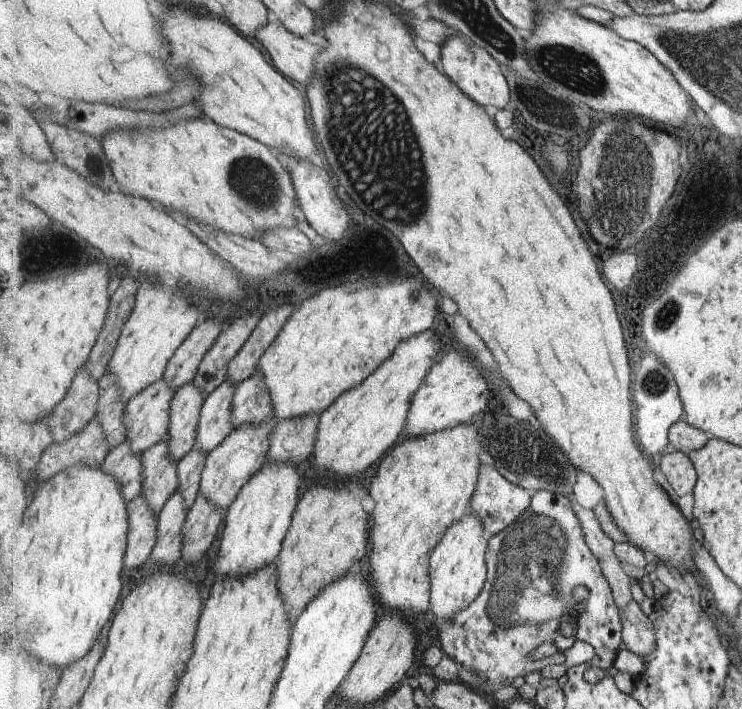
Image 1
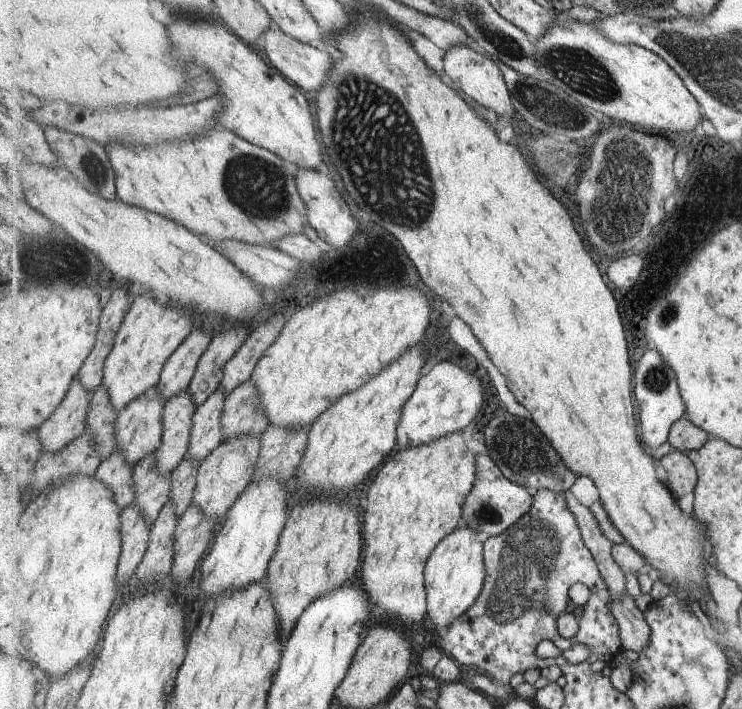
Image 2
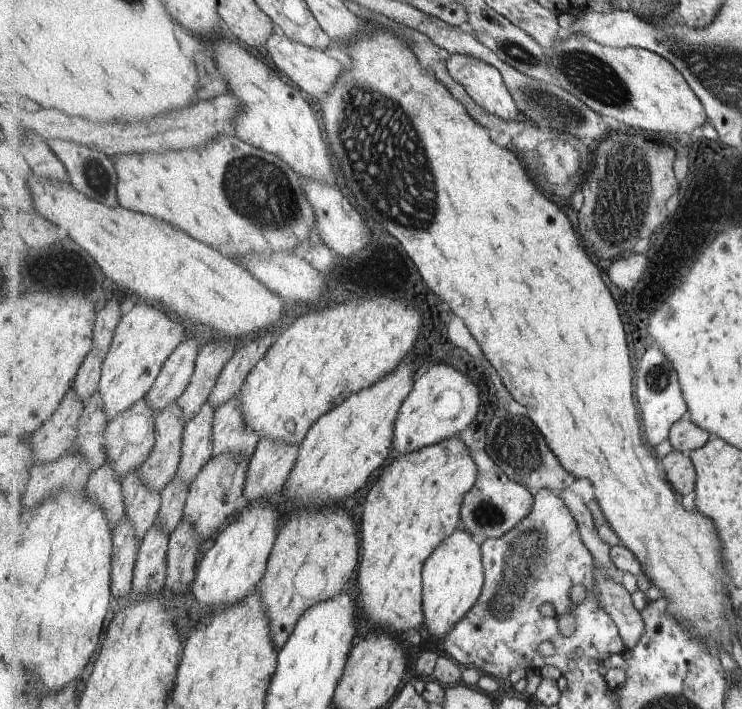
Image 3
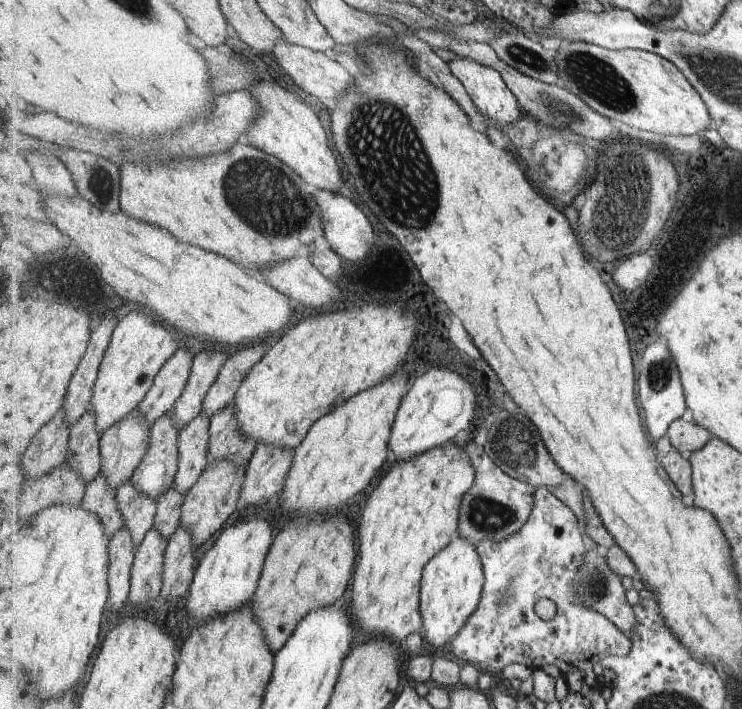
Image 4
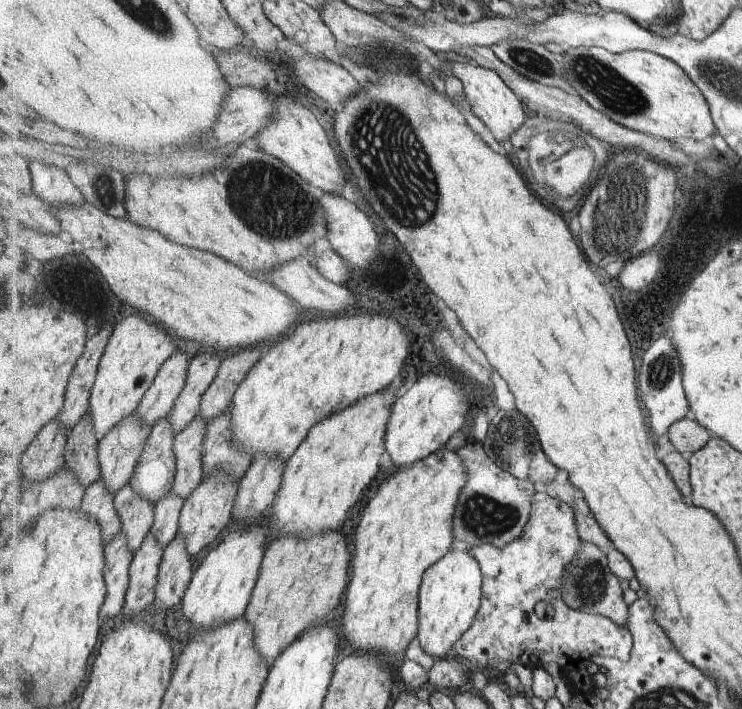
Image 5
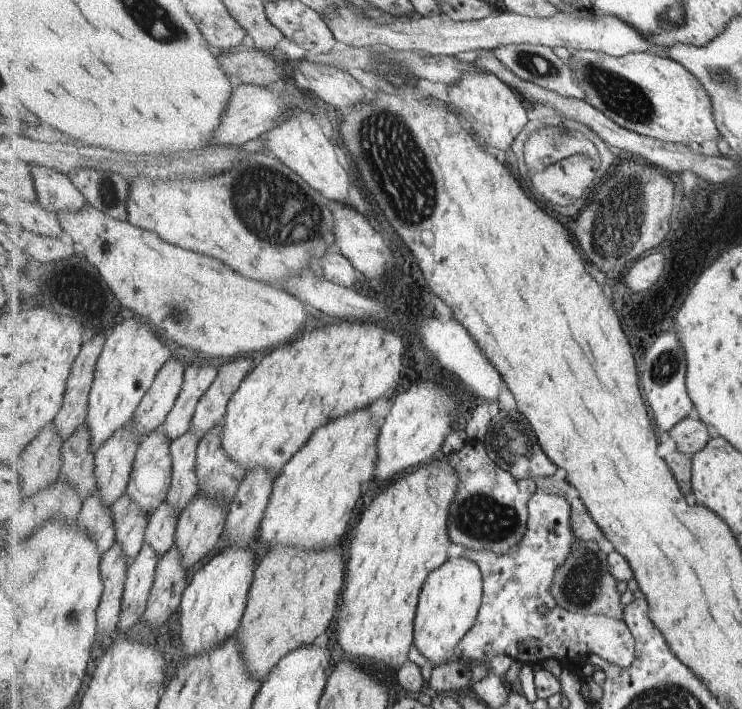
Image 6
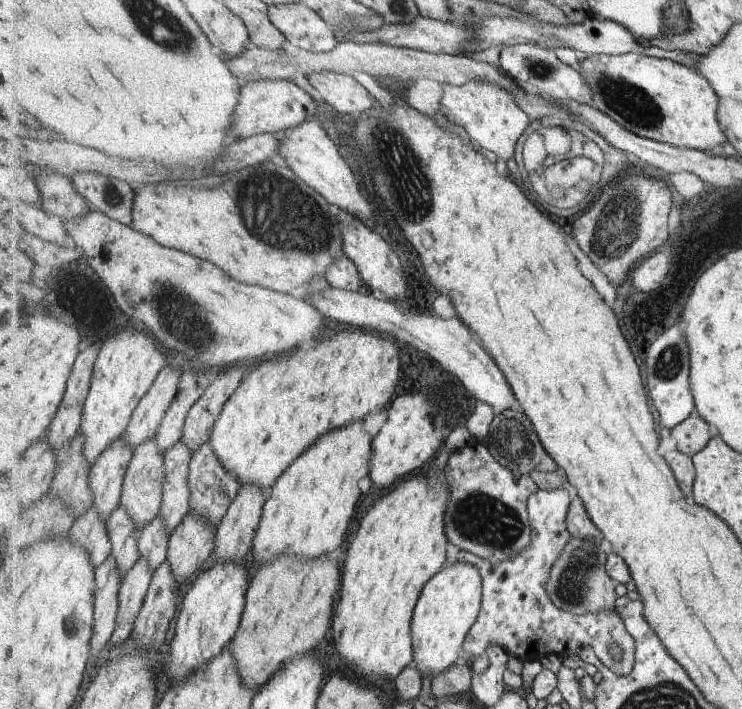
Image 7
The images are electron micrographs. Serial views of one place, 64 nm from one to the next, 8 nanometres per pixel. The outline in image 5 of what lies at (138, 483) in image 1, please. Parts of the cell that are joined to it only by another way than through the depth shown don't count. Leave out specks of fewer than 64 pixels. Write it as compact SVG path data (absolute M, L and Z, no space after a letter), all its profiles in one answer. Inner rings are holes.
M99 478L89 489L86 490L82 510L95 518L101 526L105 545L113 542L113 538L122 532L122 520L115 508L115 493L108 492L105 480Z

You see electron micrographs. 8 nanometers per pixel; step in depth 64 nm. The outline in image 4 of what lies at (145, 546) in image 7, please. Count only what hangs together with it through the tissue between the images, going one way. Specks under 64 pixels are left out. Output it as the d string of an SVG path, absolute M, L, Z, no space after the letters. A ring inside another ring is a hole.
M174 486L157 498L158 509L154 530L163 534L163 538L167 538L168 541L181 526L180 520L182 519L185 499L186 495L181 494Z

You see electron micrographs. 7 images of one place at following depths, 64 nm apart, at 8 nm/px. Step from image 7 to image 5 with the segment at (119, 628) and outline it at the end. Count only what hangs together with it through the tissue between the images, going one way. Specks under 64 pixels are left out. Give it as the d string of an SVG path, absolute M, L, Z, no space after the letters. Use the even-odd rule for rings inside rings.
M149 532L131 563L129 590L122 610L125 618L132 618L154 603L163 555L164 548Z

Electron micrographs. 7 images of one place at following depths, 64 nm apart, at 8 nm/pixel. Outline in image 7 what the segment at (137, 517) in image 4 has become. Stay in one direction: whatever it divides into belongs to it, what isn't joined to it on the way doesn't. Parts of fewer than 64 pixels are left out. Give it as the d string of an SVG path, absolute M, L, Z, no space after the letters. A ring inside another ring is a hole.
M123 504L117 506L117 510L114 510L108 524L111 544L113 544L112 554L117 558L117 566L119 566L121 578L124 579L127 572L133 570L133 566L140 558L141 532L137 530L135 520L129 516L129 512Z

